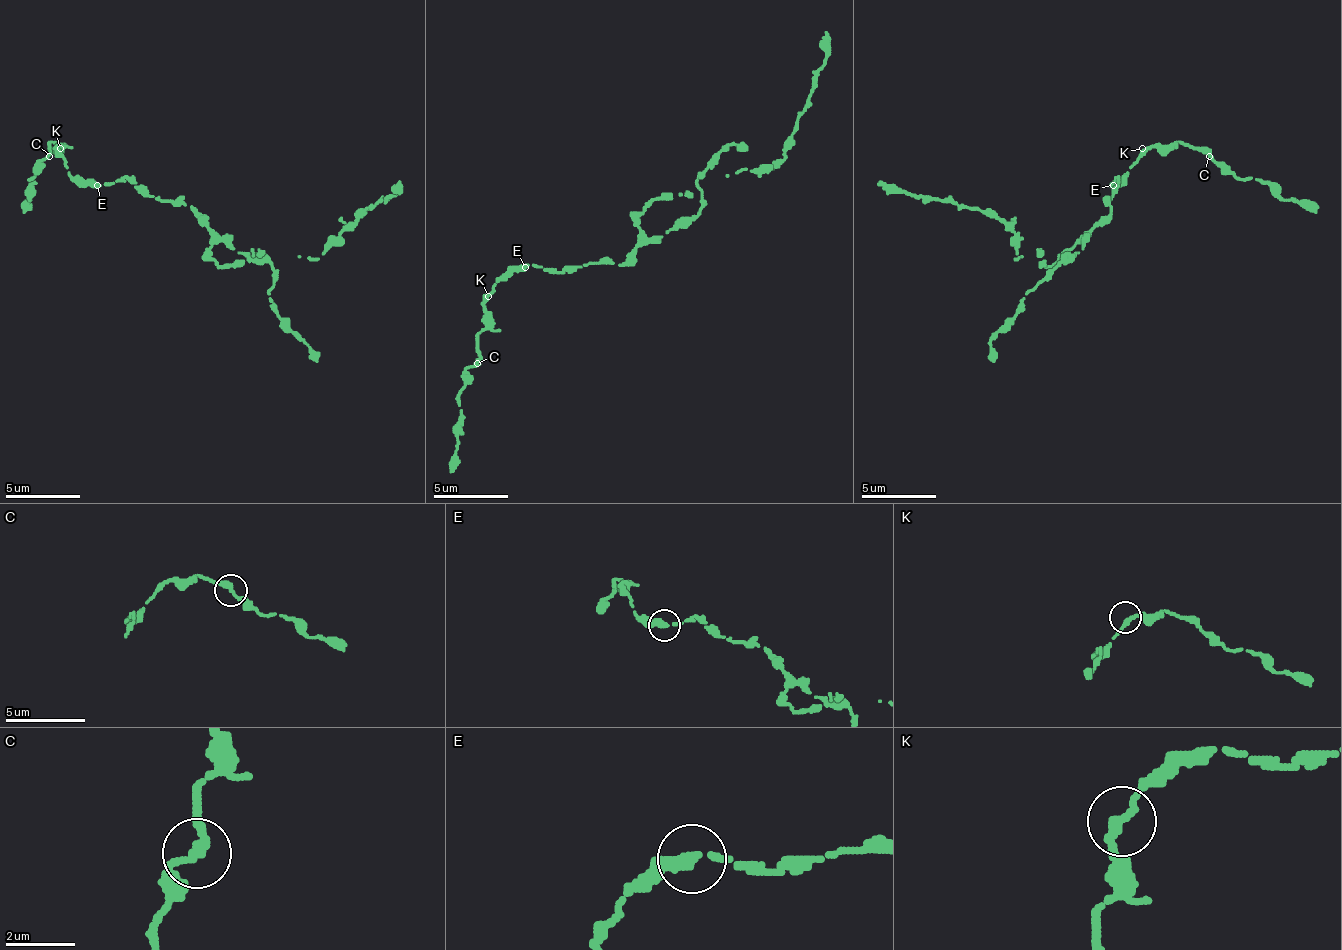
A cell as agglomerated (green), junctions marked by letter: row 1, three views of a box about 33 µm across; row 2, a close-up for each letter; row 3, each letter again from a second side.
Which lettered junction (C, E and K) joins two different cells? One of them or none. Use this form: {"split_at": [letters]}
{"split_at": []}

